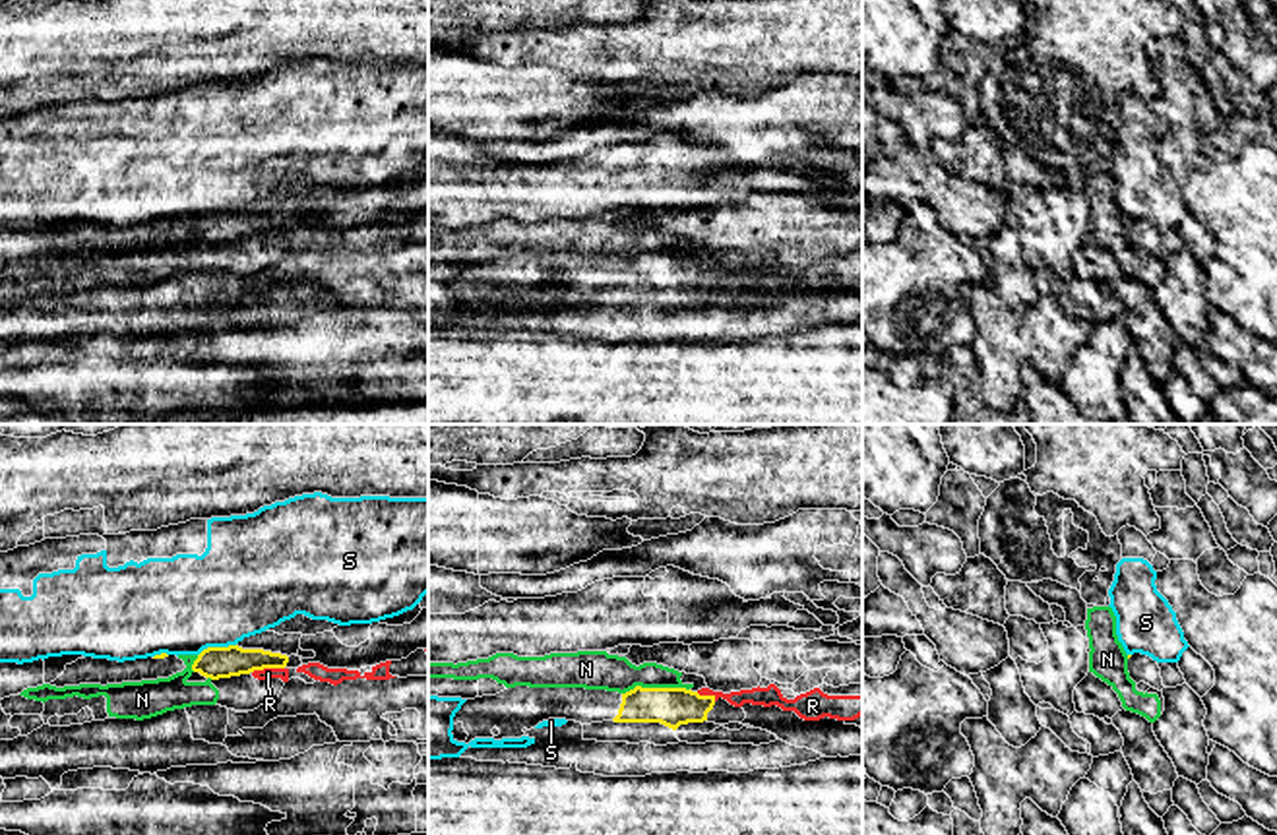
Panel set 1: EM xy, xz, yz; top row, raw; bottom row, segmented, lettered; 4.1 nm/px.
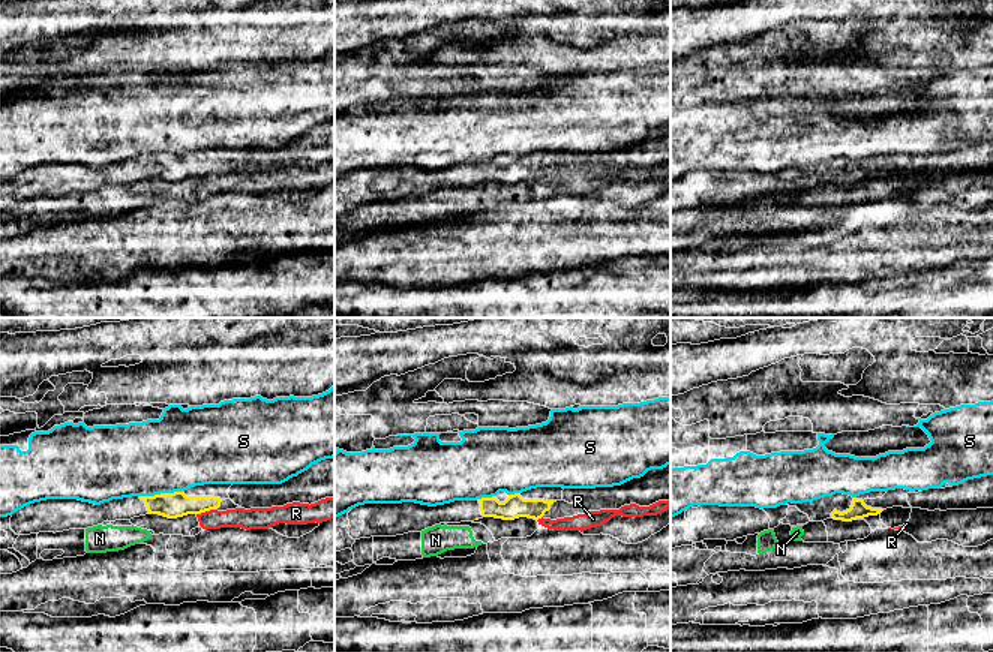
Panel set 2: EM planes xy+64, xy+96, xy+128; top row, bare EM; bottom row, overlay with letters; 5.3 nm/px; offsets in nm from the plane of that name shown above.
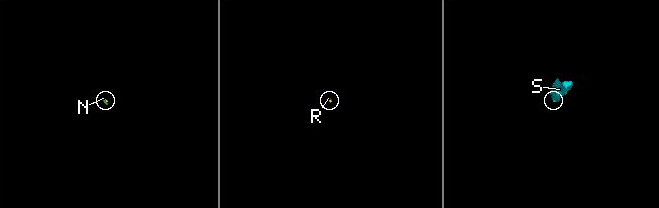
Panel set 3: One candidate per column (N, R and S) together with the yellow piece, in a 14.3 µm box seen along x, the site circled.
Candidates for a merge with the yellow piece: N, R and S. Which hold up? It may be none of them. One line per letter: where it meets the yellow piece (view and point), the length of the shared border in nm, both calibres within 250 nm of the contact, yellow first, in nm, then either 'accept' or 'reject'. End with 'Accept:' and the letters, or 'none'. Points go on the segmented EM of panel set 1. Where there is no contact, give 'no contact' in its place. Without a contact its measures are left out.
N: contact xz (655, 688); length 280 nm; calibres 160 and 160 nm; reject
R: contact xy (268, 667); length 140 nm; calibres 130 and 50 nm; reject
S: contact xy (216, 648); length 170 nm; calibres 130 and 400 nm; reject
Accept: none

